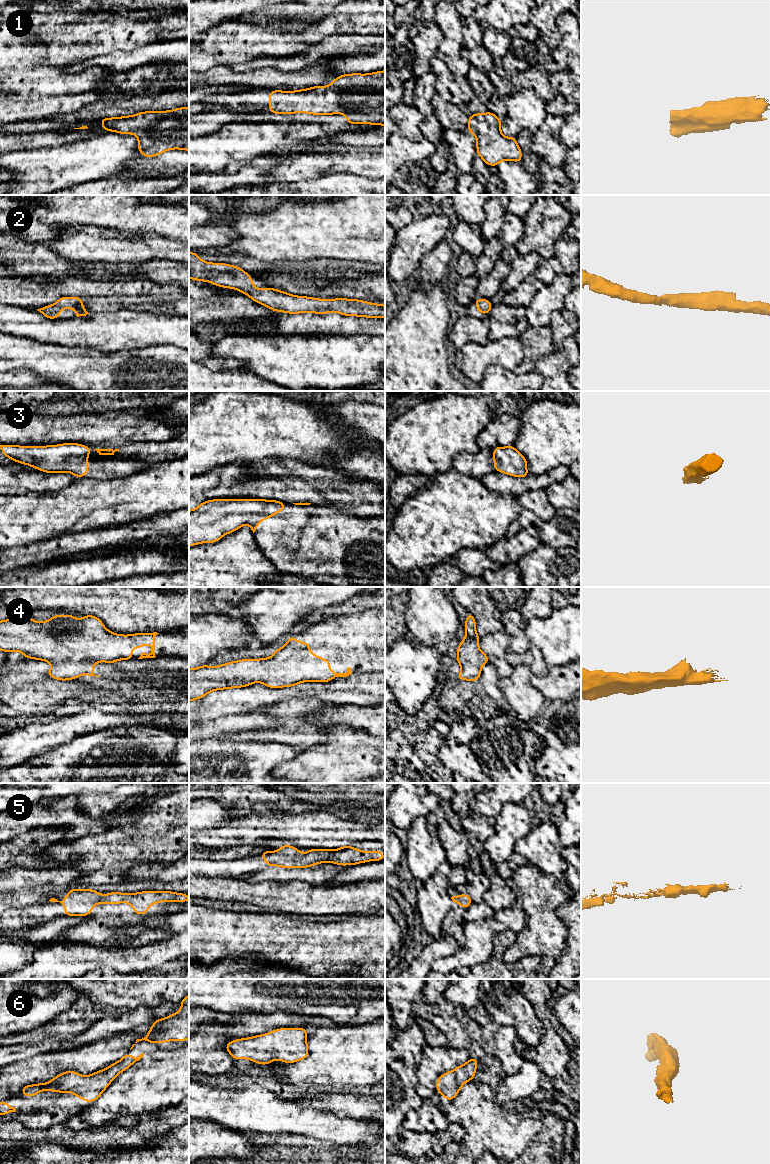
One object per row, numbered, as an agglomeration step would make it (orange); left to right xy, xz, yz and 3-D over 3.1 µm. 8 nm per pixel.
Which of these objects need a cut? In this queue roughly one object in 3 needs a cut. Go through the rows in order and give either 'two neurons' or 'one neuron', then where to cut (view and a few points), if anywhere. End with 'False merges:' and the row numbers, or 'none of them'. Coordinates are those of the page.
1: one neuron; cut none
2: one neuron; cut none
3: one neuron; cut none
4: one neuron; cut none
5: one neuron; cut none
6: one neuron; cut none
False merges: none of them

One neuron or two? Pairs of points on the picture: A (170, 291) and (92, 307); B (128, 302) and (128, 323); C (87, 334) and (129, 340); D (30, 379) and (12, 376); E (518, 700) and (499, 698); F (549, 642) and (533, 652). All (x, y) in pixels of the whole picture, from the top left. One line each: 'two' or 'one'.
A: two
B: two
C: one
D: one
E: two
F: two

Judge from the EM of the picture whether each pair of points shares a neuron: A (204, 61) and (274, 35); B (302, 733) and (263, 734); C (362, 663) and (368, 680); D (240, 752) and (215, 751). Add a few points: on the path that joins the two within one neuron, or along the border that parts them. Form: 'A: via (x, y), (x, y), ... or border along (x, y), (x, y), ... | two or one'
A: via (221, 44), (257, 40) | one
B: via (292, 733), (273, 734) | one
C: border along (366, 672), (374, 673) | two
D: via (234, 752), (221, 752) | one

